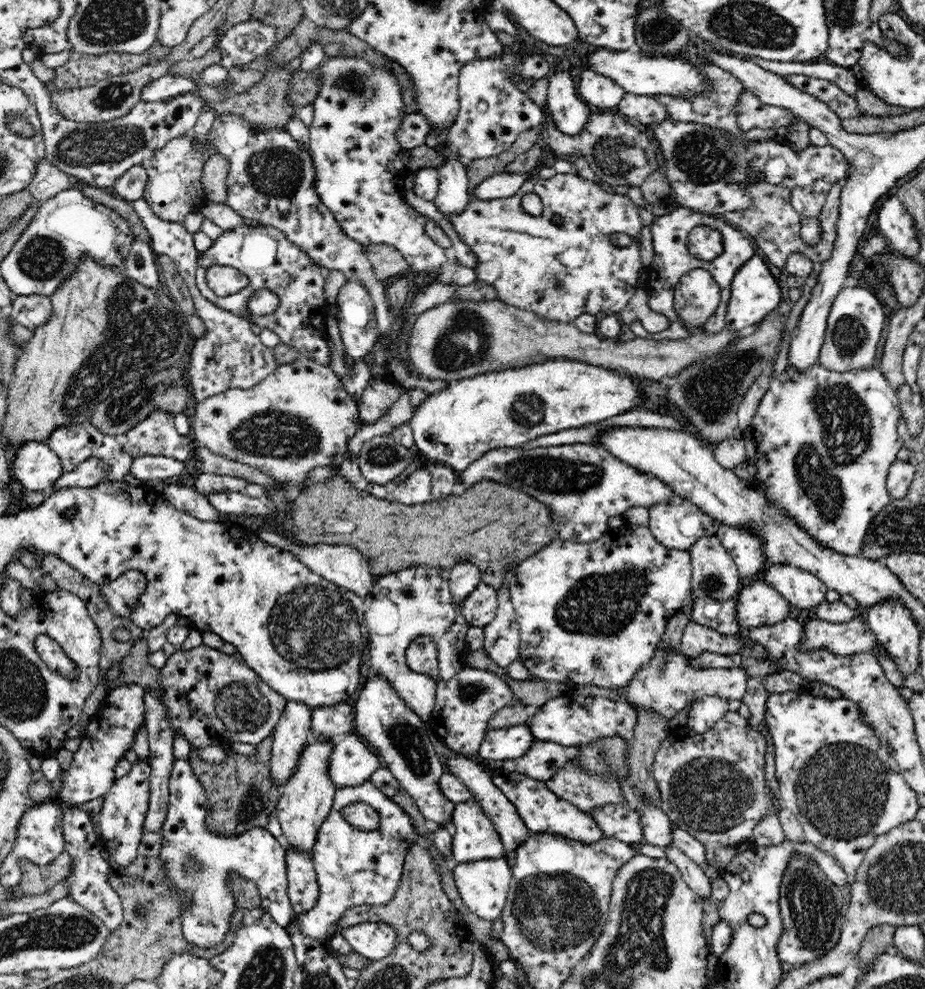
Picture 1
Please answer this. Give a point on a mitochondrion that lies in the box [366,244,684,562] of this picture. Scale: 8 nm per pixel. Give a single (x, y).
(541, 473)

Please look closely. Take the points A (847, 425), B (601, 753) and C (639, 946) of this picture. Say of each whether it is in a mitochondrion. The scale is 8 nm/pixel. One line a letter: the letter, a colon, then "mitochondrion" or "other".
A: mitochondrion
B: mitochondrion
C: mitochondrion

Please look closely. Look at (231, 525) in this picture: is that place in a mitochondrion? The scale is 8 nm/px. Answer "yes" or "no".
no

